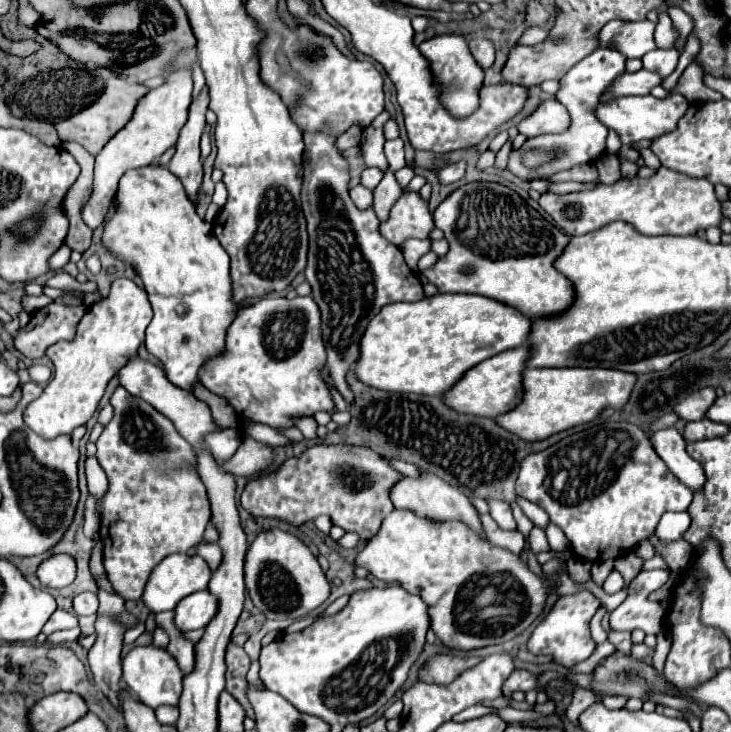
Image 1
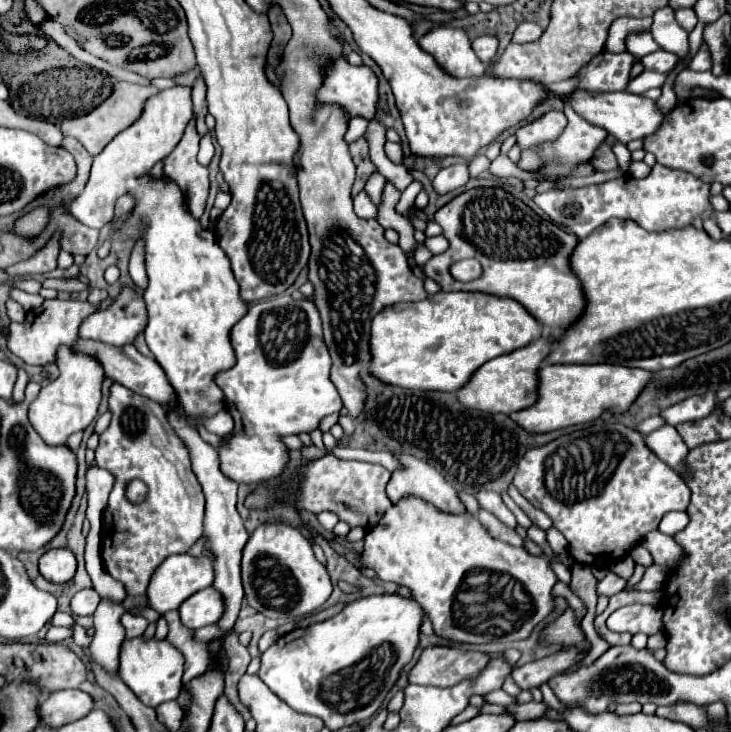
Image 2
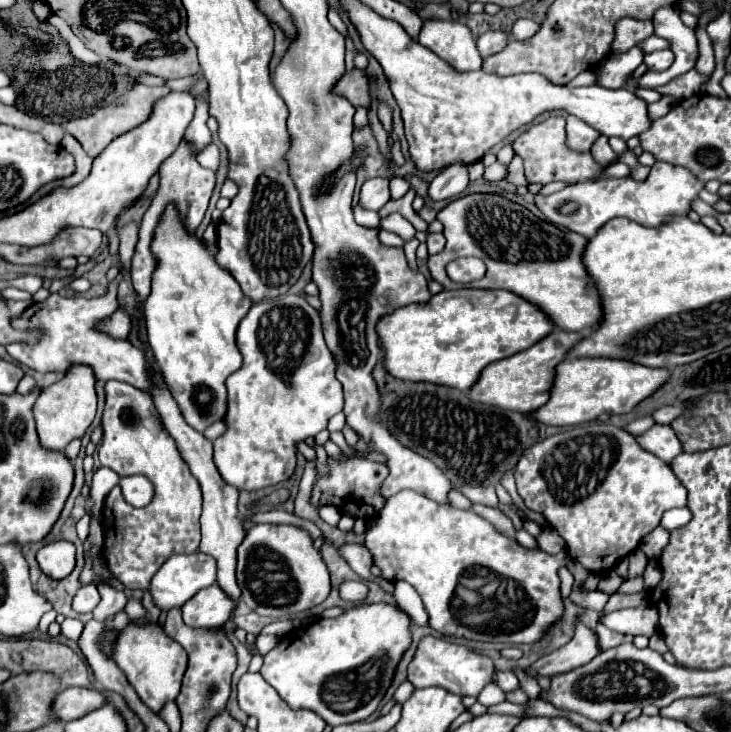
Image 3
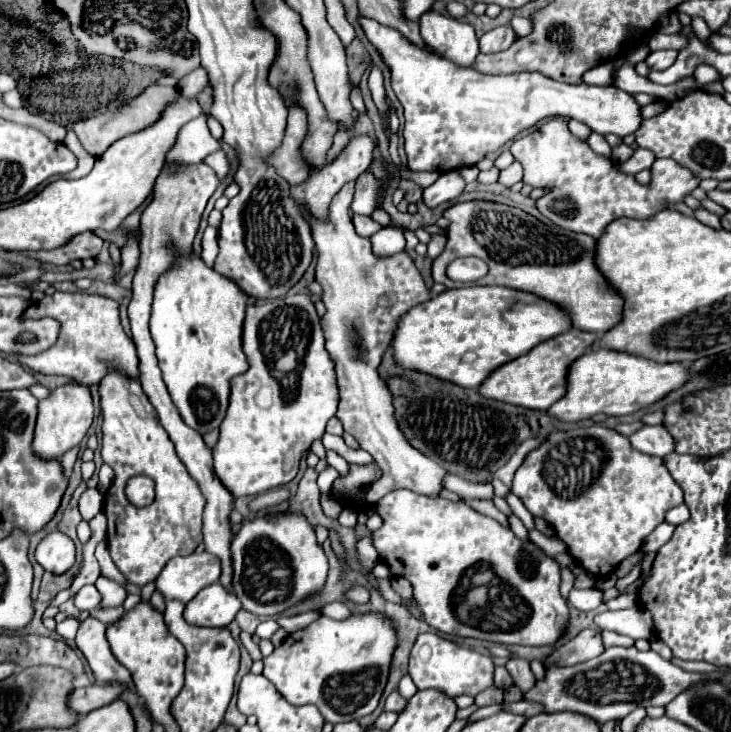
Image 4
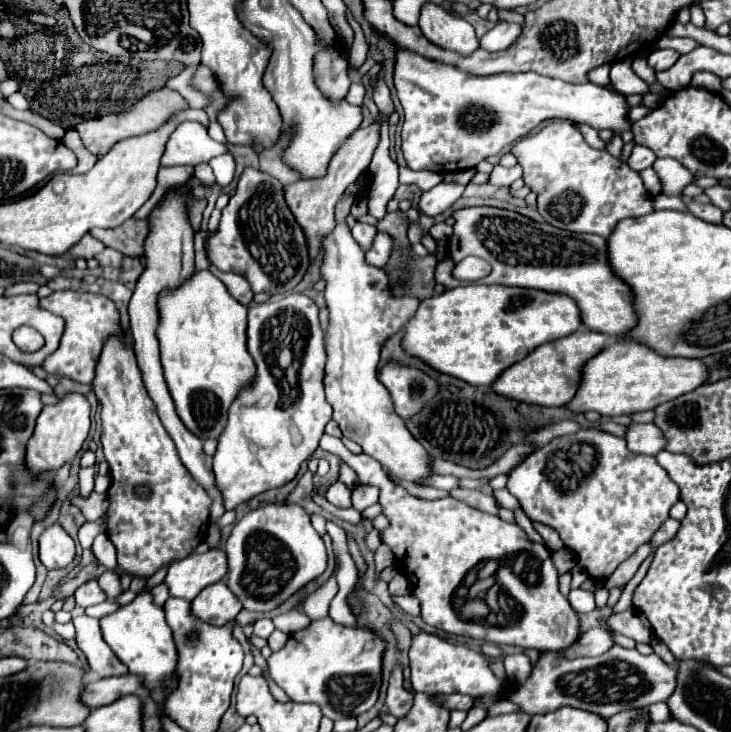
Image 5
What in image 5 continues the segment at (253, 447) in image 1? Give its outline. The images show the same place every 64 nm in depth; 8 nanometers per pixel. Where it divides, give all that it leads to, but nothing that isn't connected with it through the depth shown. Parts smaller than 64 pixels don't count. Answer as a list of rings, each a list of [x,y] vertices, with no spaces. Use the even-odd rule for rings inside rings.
[[[288,294],[280,300],[270,300],[248,308],[248,352],[256,364],[256,378],[240,390],[228,410],[224,434],[220,434],[214,454],[216,486],[224,496],[226,510],[254,498],[260,492],[288,484],[304,460],[312,456],[324,434],[324,426],[332,418],[332,406],[324,392],[324,332],[318,322],[318,306],[304,294]]]

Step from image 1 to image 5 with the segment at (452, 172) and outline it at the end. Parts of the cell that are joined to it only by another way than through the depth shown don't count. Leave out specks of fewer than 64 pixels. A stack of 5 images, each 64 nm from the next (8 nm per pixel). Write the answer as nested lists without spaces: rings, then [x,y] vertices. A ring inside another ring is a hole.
[[[440,182],[436,184],[432,190],[426,190],[420,198],[420,210],[428,216],[436,216],[440,212],[444,212],[446,208],[450,208],[464,192],[462,184],[456,182]]]

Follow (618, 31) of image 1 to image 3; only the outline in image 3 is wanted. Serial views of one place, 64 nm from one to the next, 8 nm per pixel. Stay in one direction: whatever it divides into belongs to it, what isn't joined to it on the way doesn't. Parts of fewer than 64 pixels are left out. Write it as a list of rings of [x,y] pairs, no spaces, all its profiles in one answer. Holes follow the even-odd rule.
[[[648,36],[648,38],[644,38],[642,42],[638,42],[636,46],[642,48],[644,54],[650,54],[650,52],[654,52],[654,50],[664,50],[664,48],[668,48],[668,42],[662,40],[662,38],[658,38],[658,36]]]

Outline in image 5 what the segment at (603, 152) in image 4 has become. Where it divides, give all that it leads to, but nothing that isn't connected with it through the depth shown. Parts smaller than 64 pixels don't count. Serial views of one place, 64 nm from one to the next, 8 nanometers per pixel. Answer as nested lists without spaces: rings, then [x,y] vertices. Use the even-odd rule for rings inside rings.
[[[578,124],[580,126],[580,132],[582,132],[582,136],[584,136],[584,140],[592,146],[592,148],[600,148],[600,150],[606,150],[606,142],[598,136],[598,132],[594,130],[594,128],[590,128],[590,126],[586,126],[586,124]]]

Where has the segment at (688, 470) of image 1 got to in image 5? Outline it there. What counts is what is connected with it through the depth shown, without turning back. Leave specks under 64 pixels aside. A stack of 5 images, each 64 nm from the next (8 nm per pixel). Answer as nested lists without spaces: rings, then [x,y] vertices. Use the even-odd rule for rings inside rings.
[[[632,422],[626,434],[628,448],[636,454],[656,456],[664,450],[664,434],[660,434],[656,424],[636,424]]]

